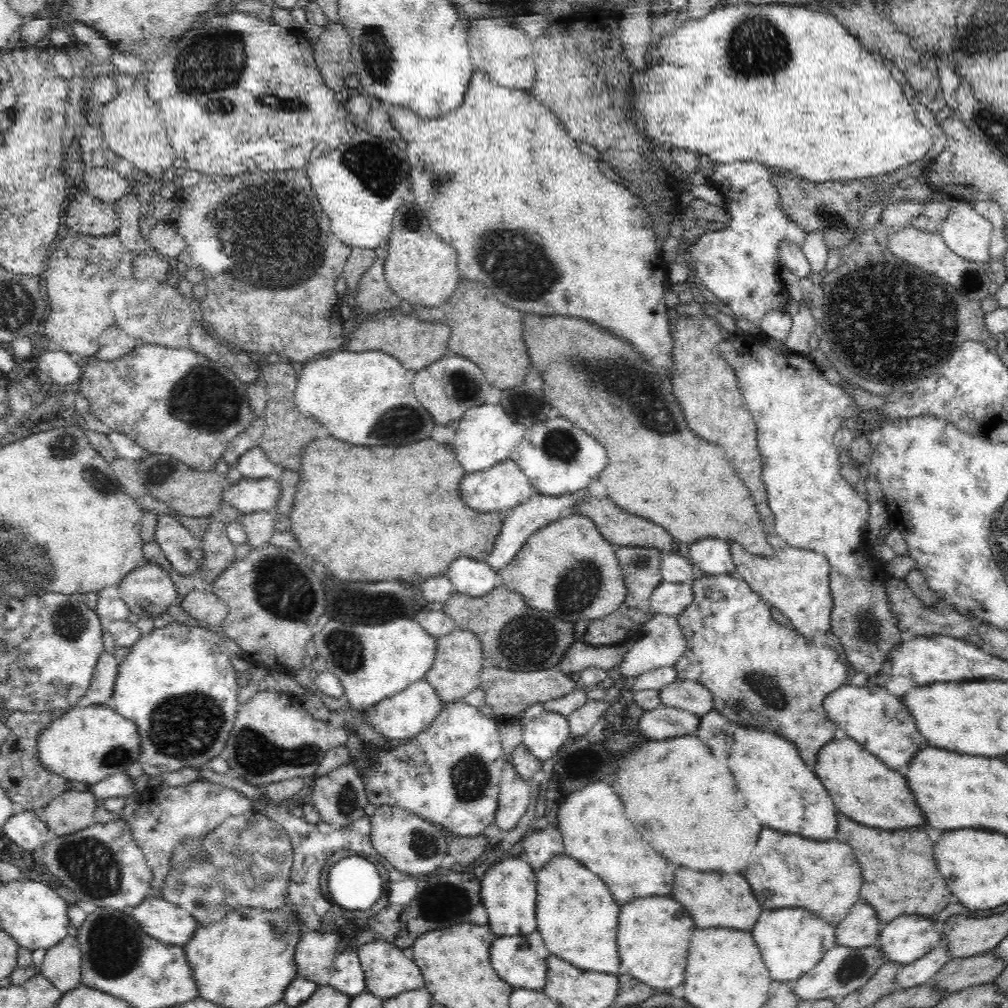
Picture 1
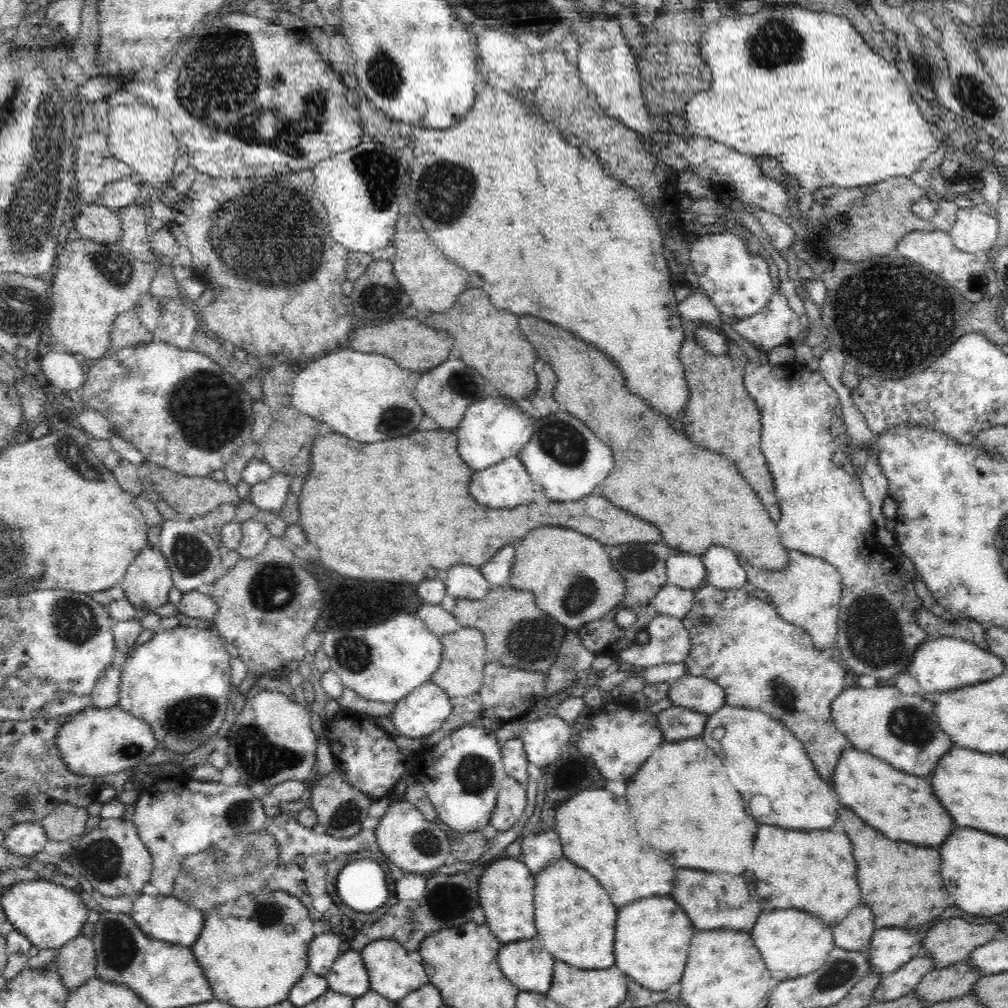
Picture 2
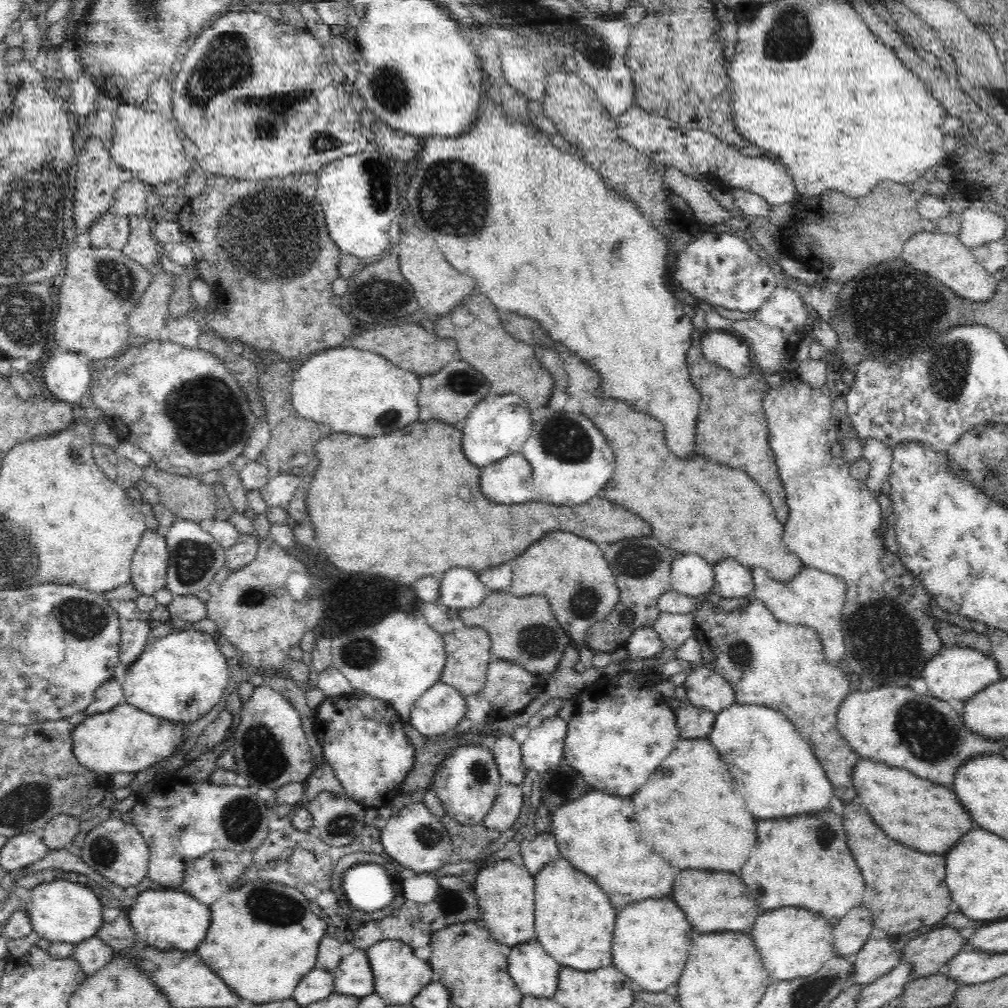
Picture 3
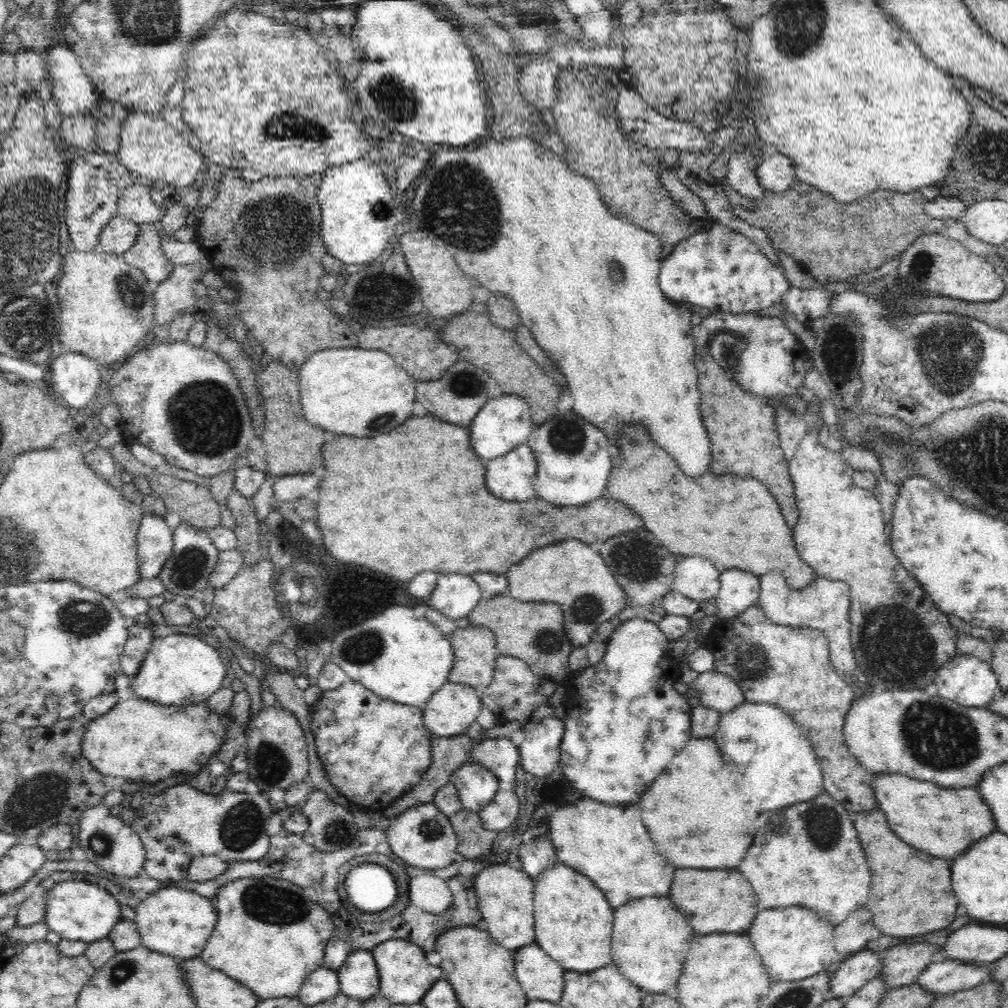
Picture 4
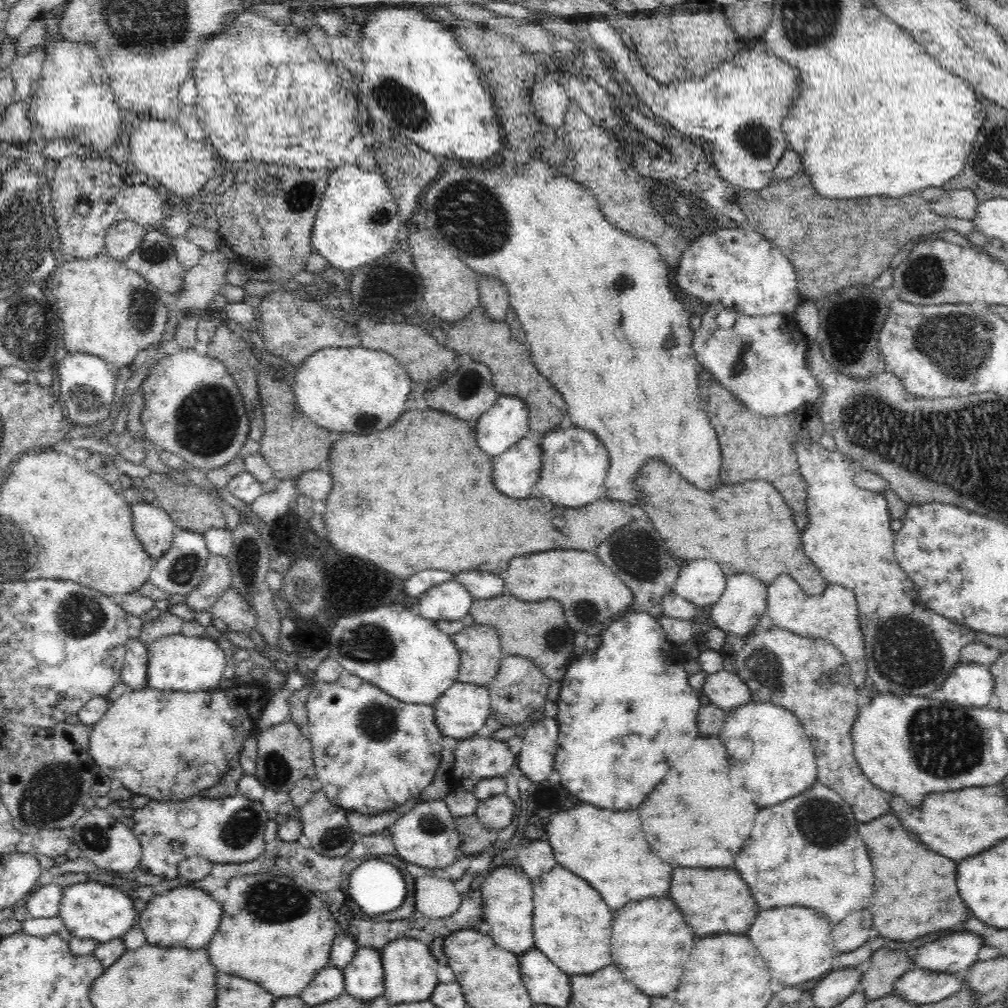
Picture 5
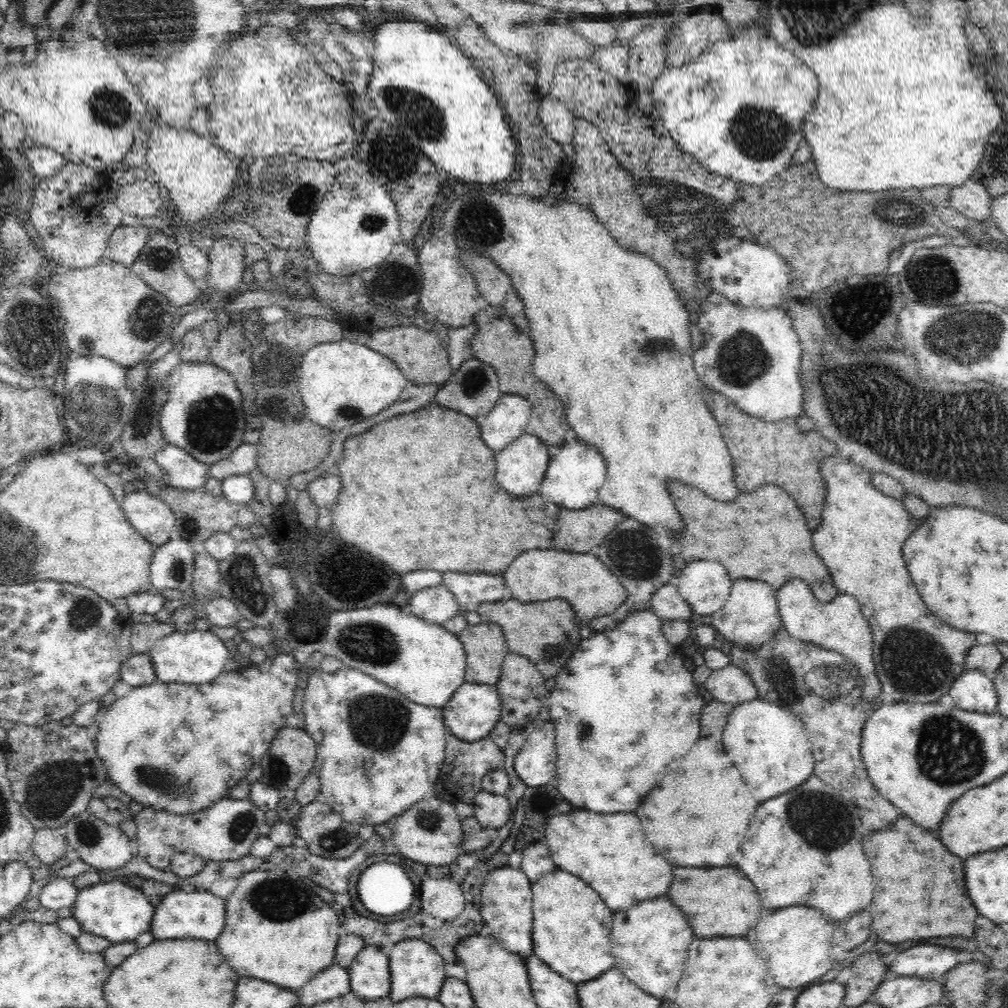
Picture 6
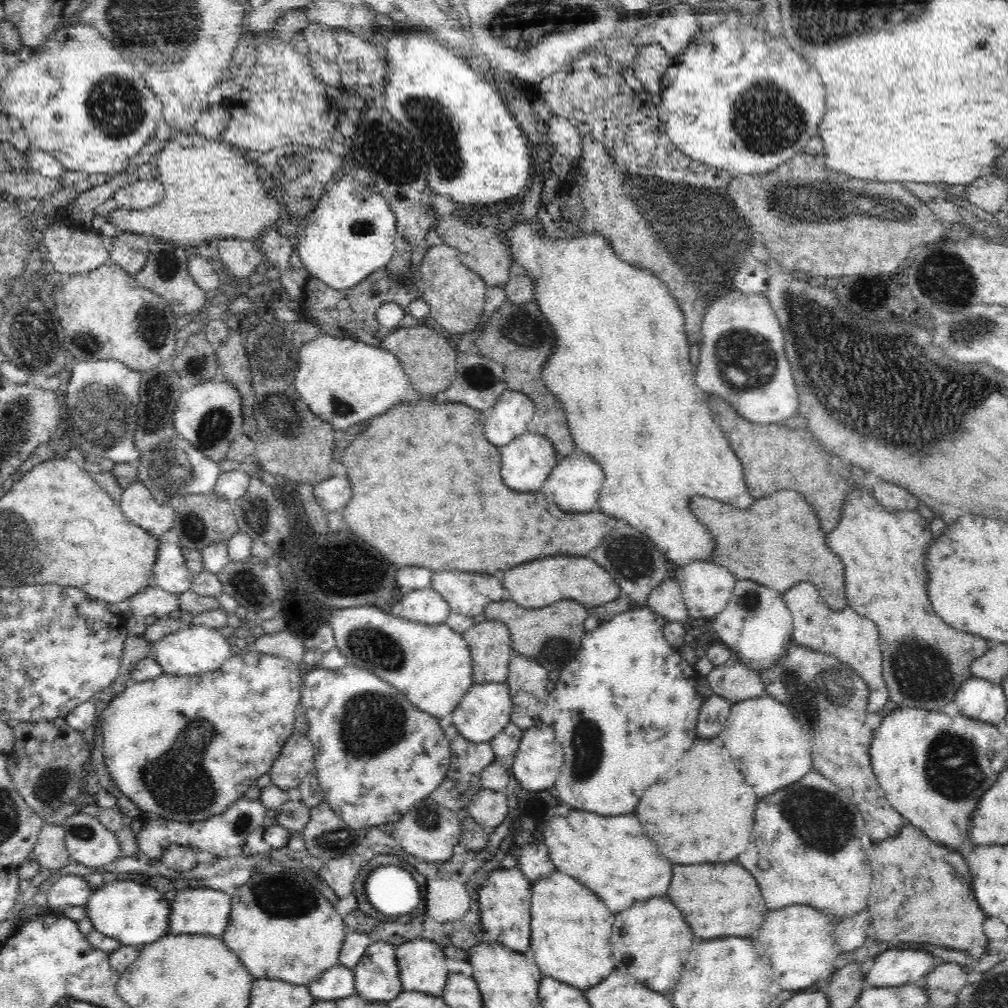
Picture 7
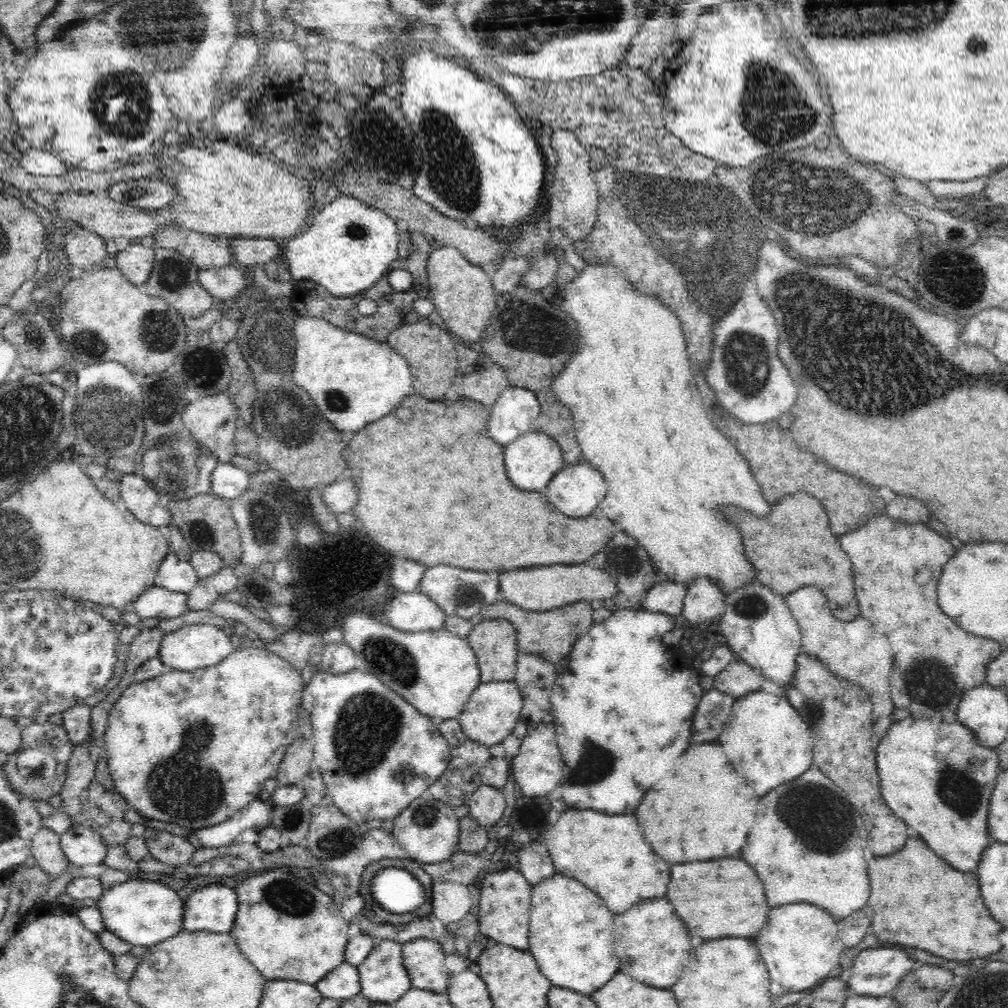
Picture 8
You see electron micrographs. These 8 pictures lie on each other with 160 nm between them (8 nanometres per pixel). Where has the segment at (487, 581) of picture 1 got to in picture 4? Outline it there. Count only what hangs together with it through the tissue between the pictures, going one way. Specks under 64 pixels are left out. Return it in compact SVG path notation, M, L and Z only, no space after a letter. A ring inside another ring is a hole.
M440 574L429 604L452 620L467 617L483 595L472 575Z

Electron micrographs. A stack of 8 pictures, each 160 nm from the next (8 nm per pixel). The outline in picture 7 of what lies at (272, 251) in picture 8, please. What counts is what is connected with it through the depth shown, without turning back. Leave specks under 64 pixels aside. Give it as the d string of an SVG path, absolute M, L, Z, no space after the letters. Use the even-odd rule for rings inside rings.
M221 238L218 242L218 256L228 274L237 284L246 285L246 280L256 266L264 260L259 241L249 241L235 238Z

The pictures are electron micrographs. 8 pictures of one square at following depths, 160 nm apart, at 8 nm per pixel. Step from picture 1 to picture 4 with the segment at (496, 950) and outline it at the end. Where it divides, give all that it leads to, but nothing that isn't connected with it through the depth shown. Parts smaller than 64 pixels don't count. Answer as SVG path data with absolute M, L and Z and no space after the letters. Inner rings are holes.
M538 944L518 947L514 960L516 978L530 1001L559 1004L565 985L565 968L554 962Z

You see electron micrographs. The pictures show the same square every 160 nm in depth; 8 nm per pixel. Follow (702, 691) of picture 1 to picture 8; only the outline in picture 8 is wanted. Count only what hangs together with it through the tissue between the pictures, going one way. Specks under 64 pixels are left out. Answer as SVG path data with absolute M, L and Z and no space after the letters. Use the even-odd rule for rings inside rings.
M737 659L713 678L713 688L737 699L760 691L764 680L764 675L758 669Z

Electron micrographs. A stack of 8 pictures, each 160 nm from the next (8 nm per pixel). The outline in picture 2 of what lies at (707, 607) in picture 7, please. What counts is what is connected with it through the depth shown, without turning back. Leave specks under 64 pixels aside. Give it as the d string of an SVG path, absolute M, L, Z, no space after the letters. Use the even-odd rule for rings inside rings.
M672 553L666 562L667 582L688 590L696 590L706 581L706 567L700 556Z

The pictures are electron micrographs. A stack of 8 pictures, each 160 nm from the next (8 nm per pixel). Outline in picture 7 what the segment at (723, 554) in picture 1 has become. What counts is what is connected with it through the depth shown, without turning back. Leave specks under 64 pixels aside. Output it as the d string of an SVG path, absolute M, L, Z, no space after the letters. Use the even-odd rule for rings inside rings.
M752 580L735 582L728 604L713 617L712 627L716 637L734 652L734 658L757 671L772 668L793 639L793 618L782 594Z

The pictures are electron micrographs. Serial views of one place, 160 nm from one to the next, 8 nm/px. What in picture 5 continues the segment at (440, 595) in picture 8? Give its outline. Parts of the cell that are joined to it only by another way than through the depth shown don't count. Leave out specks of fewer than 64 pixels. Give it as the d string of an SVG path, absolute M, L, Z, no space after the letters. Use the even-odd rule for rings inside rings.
M486 571L464 572L456 576L460 583L471 593L473 599L490 599L506 593L505 579L500 578L500 574L492 574Z

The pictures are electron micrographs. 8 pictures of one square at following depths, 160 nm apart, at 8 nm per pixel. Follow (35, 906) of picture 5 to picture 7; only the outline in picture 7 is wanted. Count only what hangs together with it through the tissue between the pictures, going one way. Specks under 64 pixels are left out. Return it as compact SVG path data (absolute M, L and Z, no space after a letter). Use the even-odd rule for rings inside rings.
M66 875L54 877L47 886L50 910L62 910L70 906L84 906L93 891L85 877Z

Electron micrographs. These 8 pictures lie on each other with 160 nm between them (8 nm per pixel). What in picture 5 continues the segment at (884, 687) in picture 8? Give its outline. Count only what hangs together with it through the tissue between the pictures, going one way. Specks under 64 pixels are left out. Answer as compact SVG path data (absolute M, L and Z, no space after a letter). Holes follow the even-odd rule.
M786 573L777 576L773 583L768 585L768 601L765 614L780 628L794 634L826 639L843 654L850 667L850 680L858 686L866 680L866 660L864 660L864 638L859 623L858 602L852 590L839 584L829 583L824 594L809 596L802 591L790 575Z

